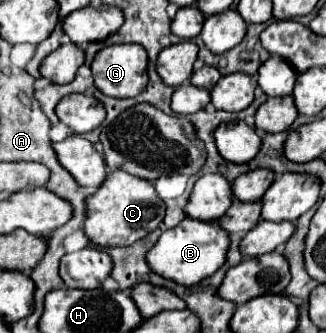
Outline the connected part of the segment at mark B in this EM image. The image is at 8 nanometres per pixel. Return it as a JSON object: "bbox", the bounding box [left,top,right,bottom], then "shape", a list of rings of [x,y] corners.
{"bbox":[147,218,227,286],"shape":[[[185,218],[179,226],[175,226],[175,230],[167,230],[159,236],[159,242],[151,248],[151,254],[147,254],[147,264],[163,278],[171,278],[183,286],[193,286],[223,266],[227,248],[227,232],[223,232],[217,224],[211,226],[201,220]]]}

